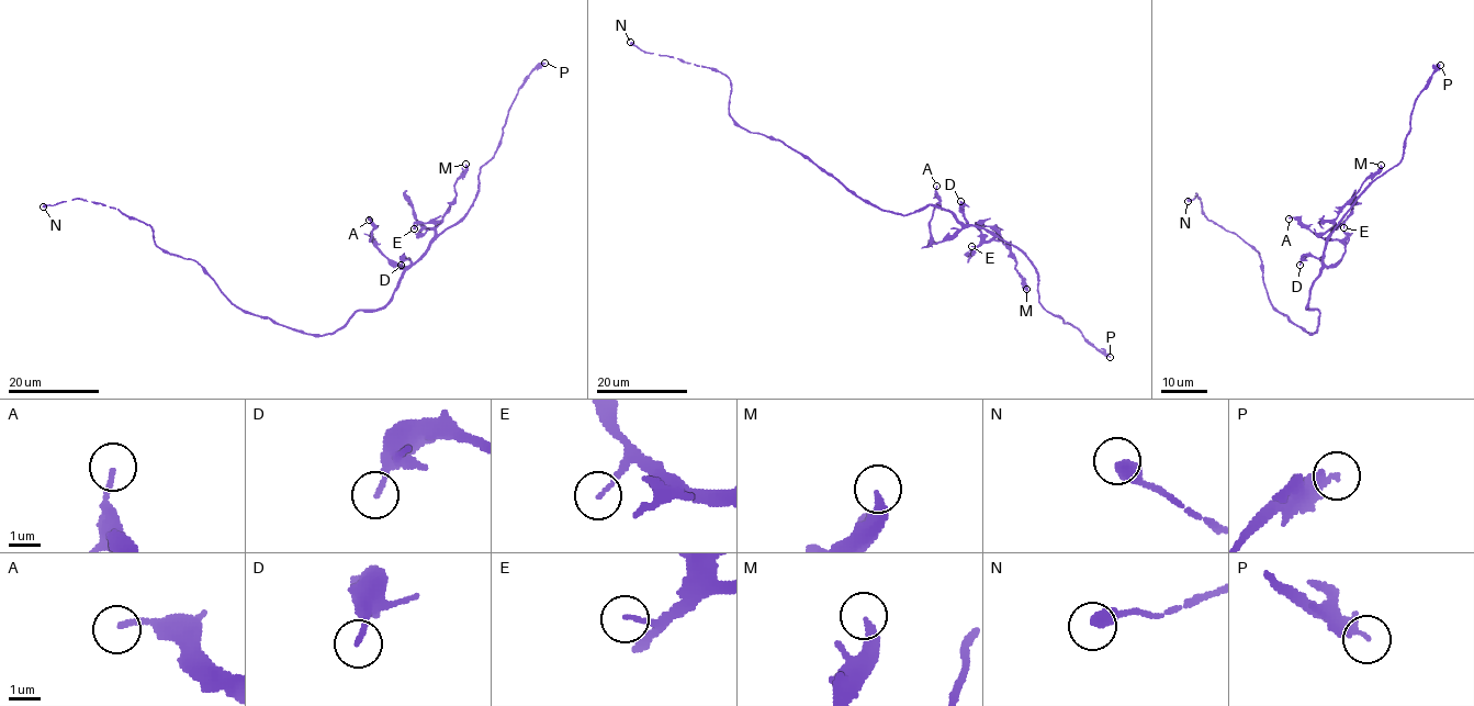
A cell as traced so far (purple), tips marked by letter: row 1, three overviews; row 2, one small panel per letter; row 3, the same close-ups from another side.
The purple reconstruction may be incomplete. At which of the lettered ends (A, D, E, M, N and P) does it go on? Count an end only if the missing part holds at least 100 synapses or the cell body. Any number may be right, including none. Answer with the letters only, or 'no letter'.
P

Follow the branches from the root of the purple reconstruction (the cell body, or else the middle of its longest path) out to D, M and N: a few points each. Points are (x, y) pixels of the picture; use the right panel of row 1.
D: (1317, 327), (1319, 312), (1305, 306), (1323, 262), (1306, 256), (1300, 265)
M: (1317, 327), (1319, 312), (1305, 306), (1321, 268), (1334, 221), (1381, 165)
N: (1317, 327), (1308, 333), (1278, 312), (1266, 292), (1257, 250), (1210, 221), (1197, 193), (1188, 201)

